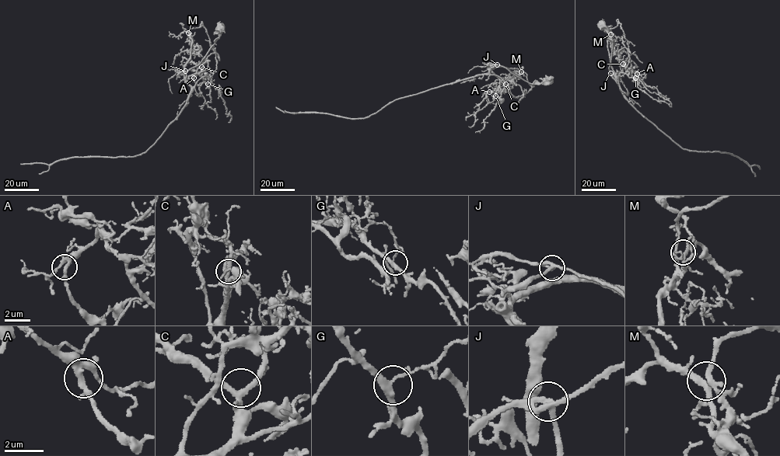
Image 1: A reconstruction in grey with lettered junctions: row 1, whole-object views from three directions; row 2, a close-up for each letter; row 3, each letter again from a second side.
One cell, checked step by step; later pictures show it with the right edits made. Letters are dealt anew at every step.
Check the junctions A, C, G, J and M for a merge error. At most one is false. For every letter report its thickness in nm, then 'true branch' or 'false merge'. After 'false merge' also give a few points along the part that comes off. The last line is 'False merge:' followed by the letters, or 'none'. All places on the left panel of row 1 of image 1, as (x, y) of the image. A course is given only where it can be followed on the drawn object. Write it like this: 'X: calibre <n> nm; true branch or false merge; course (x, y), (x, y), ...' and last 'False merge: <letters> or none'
A: calibre 280 nm; true branch
C: calibre 280 nm; true branch
G: calibre 260 nm; true branch
J: calibre 260 nm; true branch
M: calibre 240 nm; true branch
False merge: none

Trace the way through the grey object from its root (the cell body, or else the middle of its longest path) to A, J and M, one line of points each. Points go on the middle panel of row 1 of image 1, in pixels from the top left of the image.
A: (549, 80), (529, 83), (497, 64), (490, 69), (498, 78), (499, 85), (497, 89), (489, 92)
J: (549, 80), (529, 83), (497, 64)
M: (549, 80), (529, 83), (505, 67), (489, 63), (493, 67), (515, 68), (521, 71)

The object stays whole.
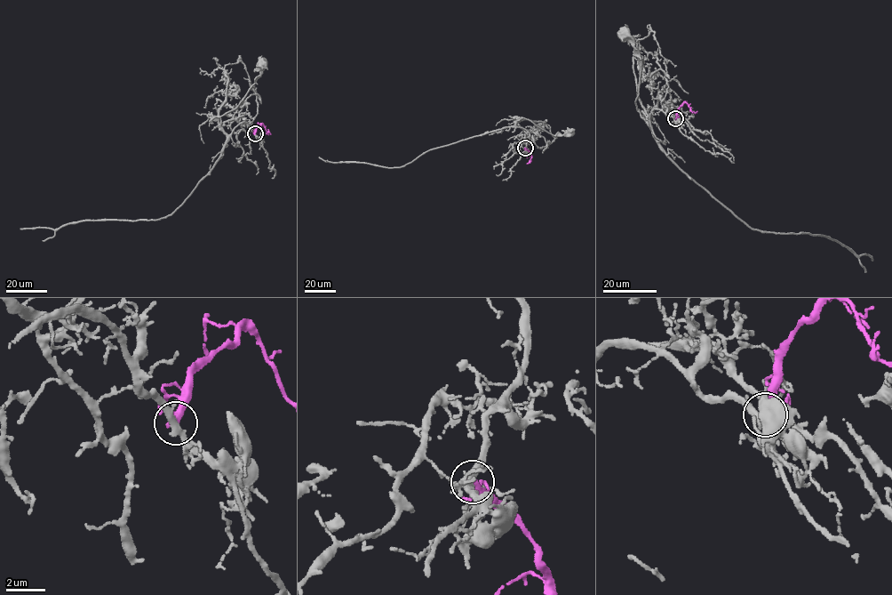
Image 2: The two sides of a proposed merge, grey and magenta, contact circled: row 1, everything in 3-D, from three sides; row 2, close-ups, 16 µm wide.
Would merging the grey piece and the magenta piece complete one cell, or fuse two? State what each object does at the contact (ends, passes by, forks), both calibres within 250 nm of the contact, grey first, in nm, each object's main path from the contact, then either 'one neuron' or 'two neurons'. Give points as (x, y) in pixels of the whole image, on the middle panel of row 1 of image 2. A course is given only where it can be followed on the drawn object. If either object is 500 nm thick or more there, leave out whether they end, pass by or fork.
grey passes by; magenta passes by; 320 nm thick on the grey side, 300 nm on the other; grey runs (525, 148), (529, 132), (516, 126), (517, 121), (522, 117), (553, 135), (570, 132); magenta runs (525, 148), (531, 156), (527, 164); one neuron

